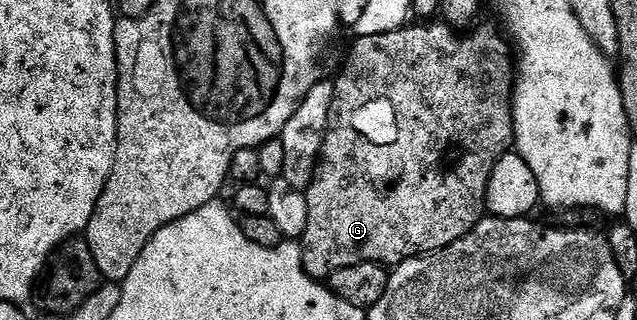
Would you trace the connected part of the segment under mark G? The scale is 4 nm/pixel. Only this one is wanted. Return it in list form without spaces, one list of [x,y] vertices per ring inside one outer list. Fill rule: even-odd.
[[[439,23],[407,24],[396,31],[384,35],[358,37],[351,47],[346,62],[342,65],[338,77],[333,78],[334,98],[330,108],[330,118],[326,128],[326,138],[322,144],[322,153],[318,156],[318,166],[310,186],[305,189],[308,199],[308,227],[300,238],[304,271],[315,279],[328,279],[340,267],[352,267],[356,263],[376,261],[379,263],[397,263],[410,257],[433,255],[439,249],[448,247],[477,227],[487,212],[486,188],[492,175],[492,167],[504,154],[511,152],[514,143],[514,78],[516,76],[516,57],[512,45],[490,25],[471,28],[459,32],[453,25]]]

